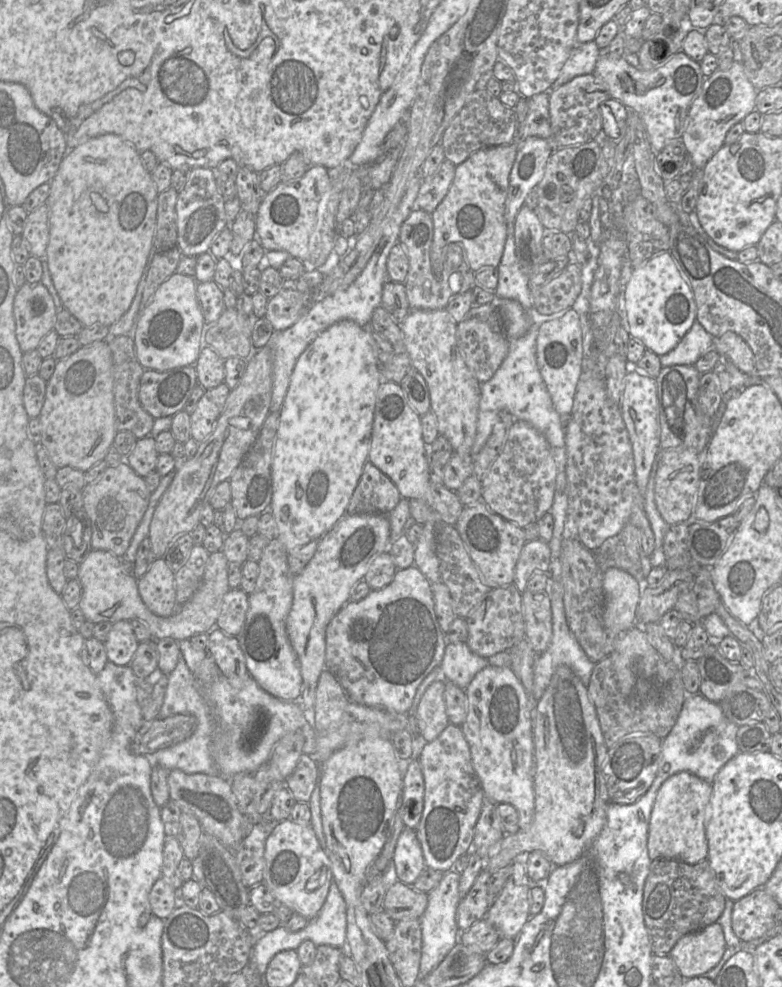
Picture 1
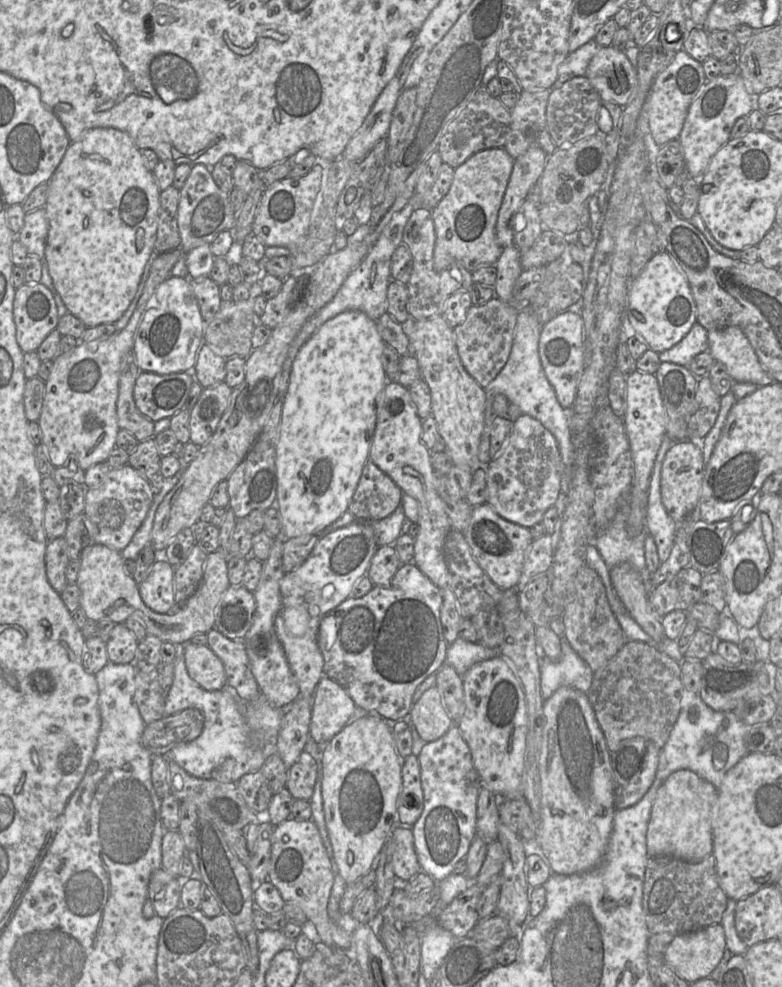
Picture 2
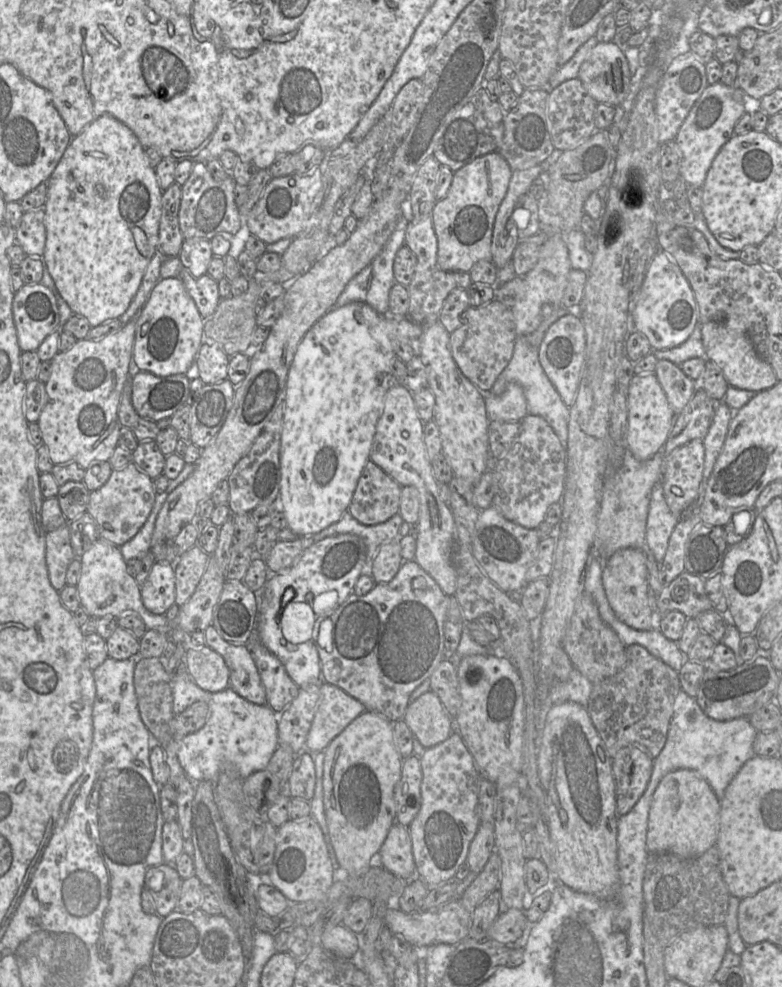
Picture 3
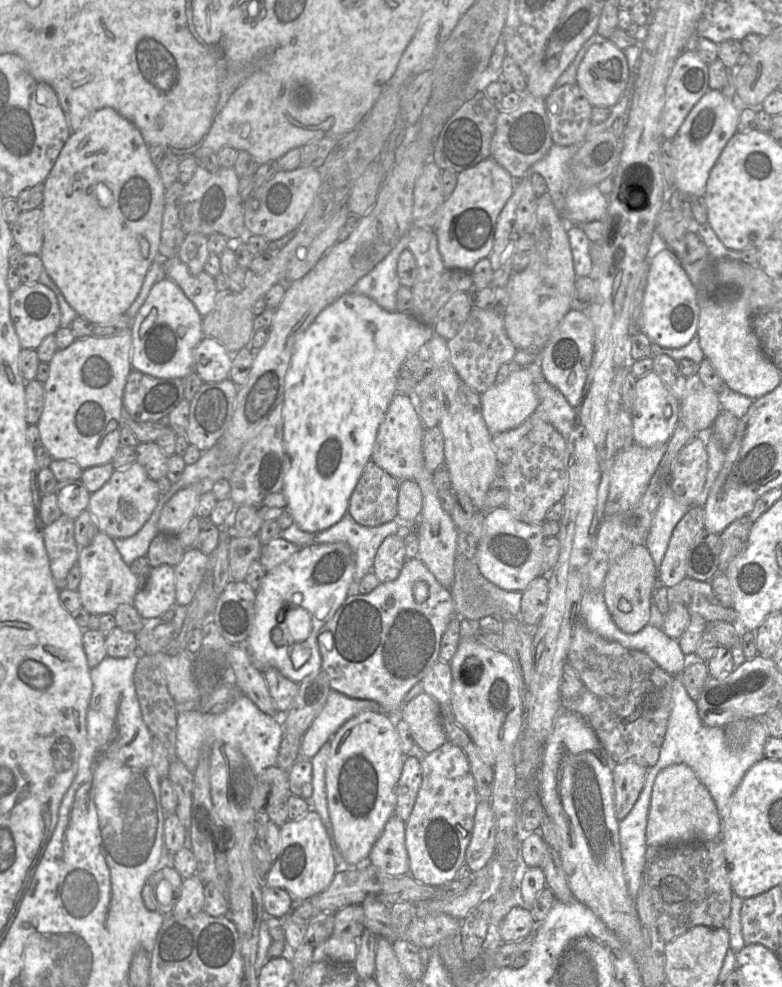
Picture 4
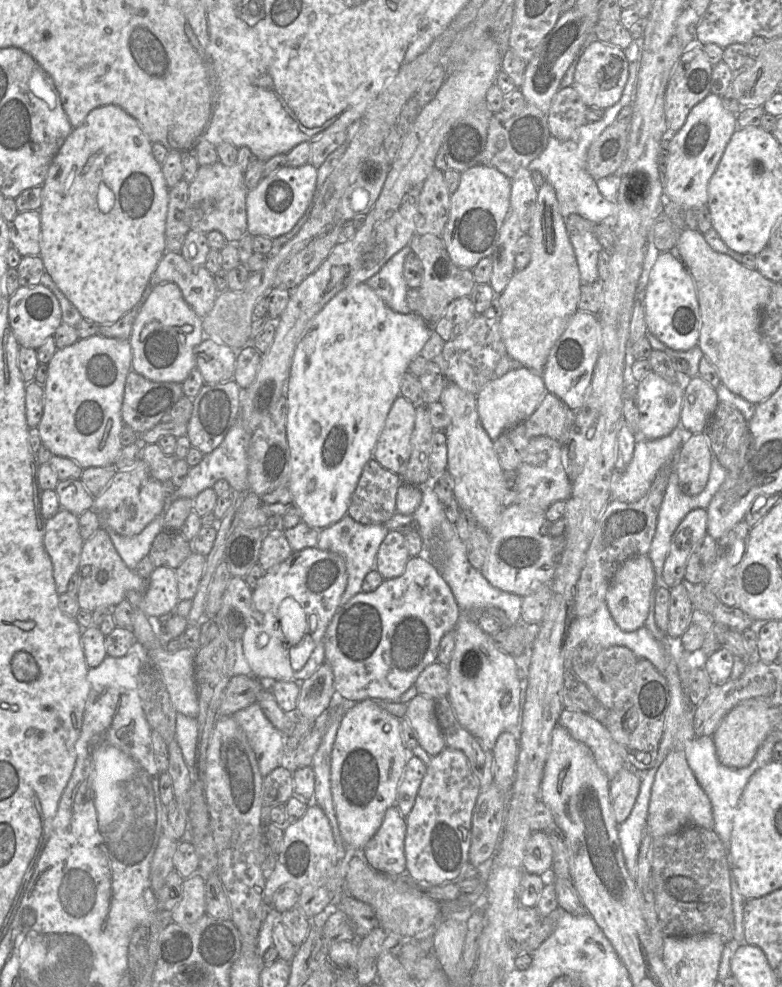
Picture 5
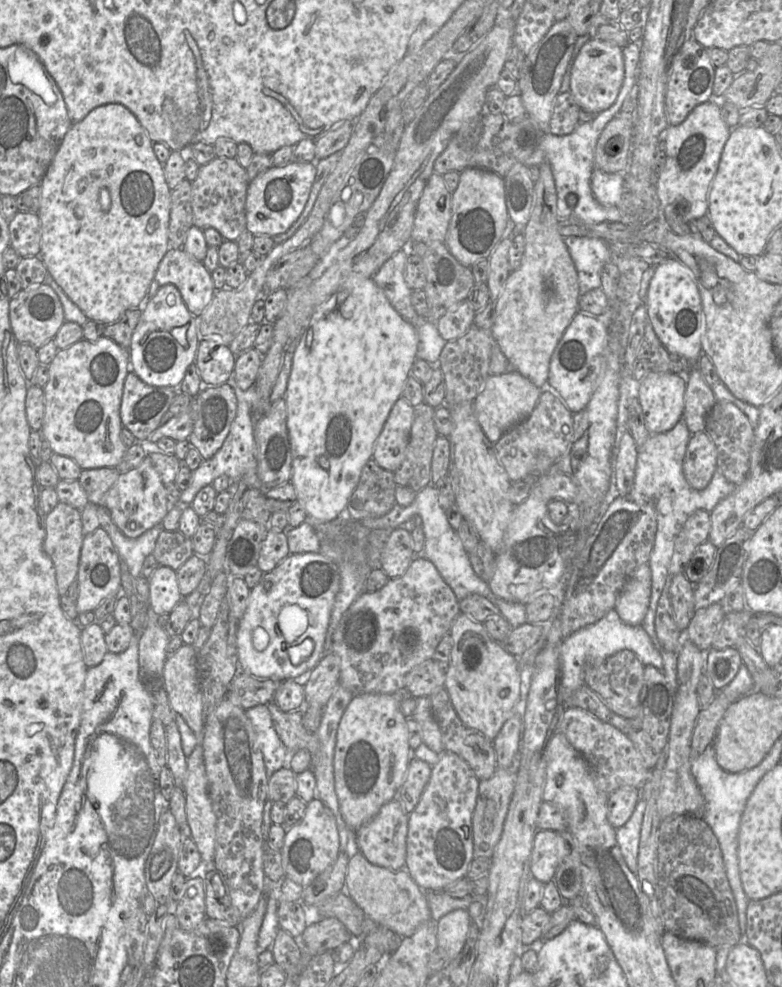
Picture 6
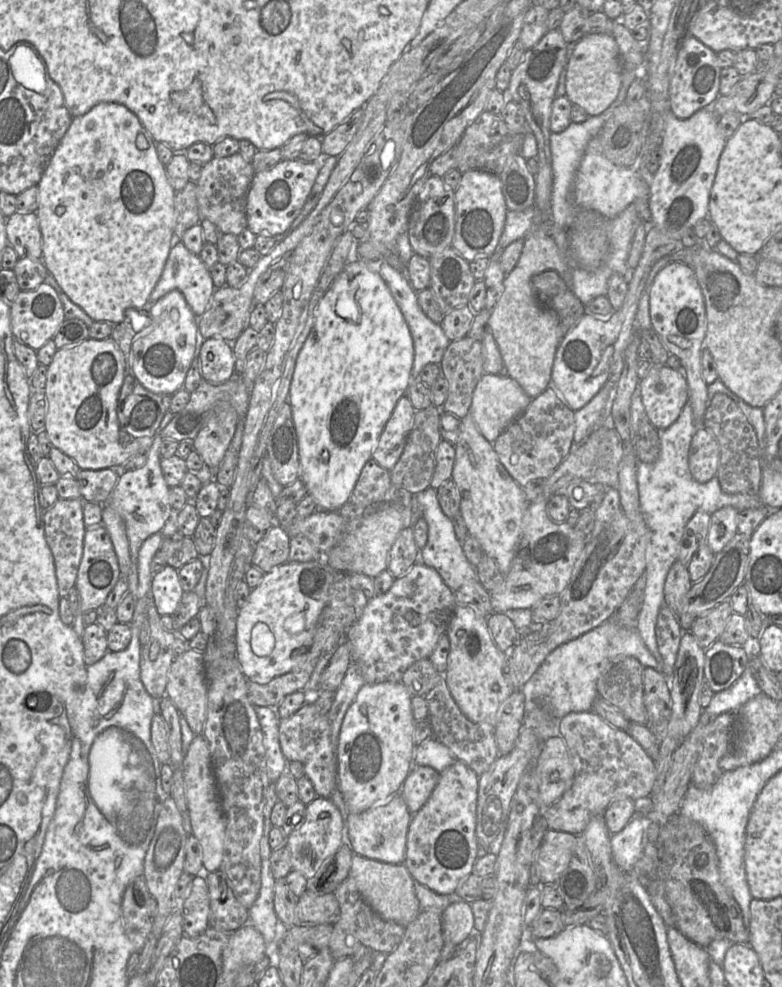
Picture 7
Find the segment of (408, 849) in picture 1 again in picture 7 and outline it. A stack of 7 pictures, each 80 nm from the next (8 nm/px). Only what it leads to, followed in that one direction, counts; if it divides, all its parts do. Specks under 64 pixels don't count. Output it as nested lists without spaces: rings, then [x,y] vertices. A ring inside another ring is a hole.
[[[400,793],[393,794],[366,811],[348,814],[348,844],[354,854],[385,863],[405,865],[407,834],[412,815]]]

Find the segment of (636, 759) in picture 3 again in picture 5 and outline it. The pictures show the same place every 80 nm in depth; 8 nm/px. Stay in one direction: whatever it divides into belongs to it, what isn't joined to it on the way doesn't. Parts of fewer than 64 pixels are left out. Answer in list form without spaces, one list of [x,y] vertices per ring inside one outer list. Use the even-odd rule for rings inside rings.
[[[624,768],[610,780],[611,807],[616,822],[620,825],[630,815],[640,791],[641,776]]]

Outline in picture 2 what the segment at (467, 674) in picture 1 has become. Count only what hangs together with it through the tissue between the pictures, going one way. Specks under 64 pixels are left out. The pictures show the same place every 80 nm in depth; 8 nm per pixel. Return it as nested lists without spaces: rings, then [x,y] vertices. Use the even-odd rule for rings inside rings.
[[[457,638],[448,645],[446,664],[452,666],[462,677],[476,663],[494,658],[499,655],[499,649],[488,648],[480,643],[468,642]]]

